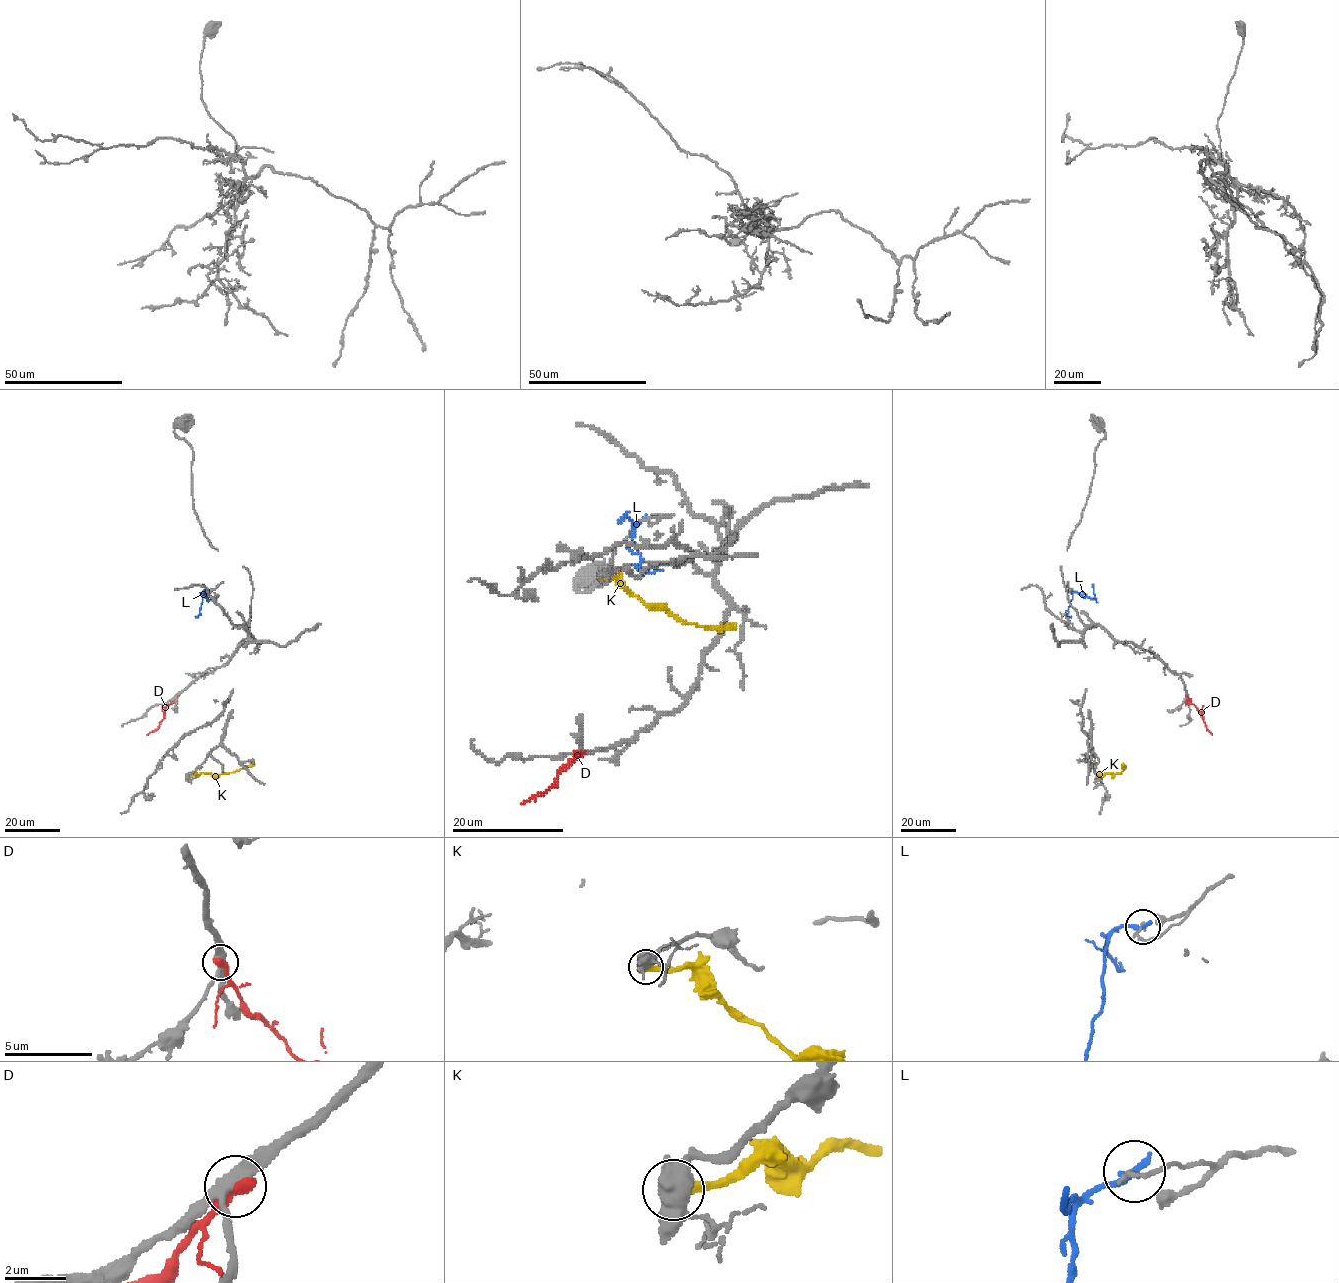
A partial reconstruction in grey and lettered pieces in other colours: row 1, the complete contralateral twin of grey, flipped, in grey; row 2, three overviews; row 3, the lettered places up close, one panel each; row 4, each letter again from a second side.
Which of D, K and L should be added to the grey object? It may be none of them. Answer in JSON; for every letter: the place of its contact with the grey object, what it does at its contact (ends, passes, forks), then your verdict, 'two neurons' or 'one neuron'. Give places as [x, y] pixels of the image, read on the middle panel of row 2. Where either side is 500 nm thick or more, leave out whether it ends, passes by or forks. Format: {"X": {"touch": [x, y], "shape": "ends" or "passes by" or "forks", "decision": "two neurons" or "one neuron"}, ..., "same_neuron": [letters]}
{"D": {"touch": [582, 753], "shape": "ends", "decision": "two neurons"}, "K": {"touch": [601, 577], "decision": "two neurons"}, "L": {"touch": [644, 519], "shape": "ends", "decision": "two neurons"}, "same_neuron": []}

